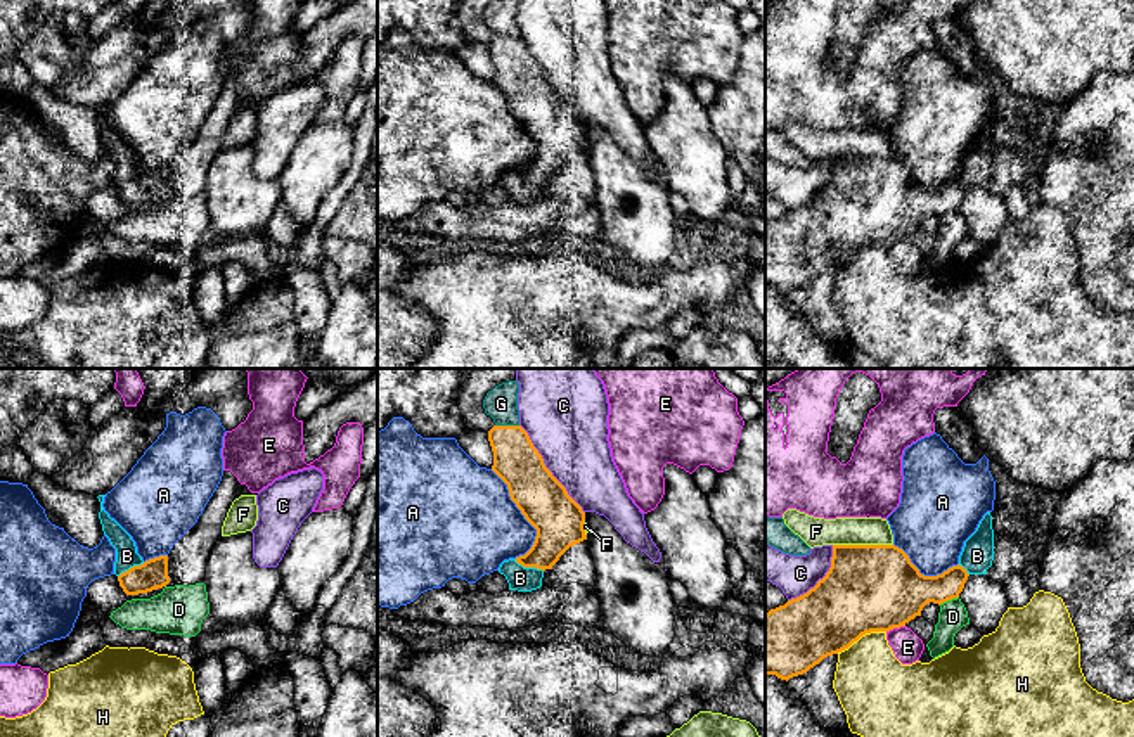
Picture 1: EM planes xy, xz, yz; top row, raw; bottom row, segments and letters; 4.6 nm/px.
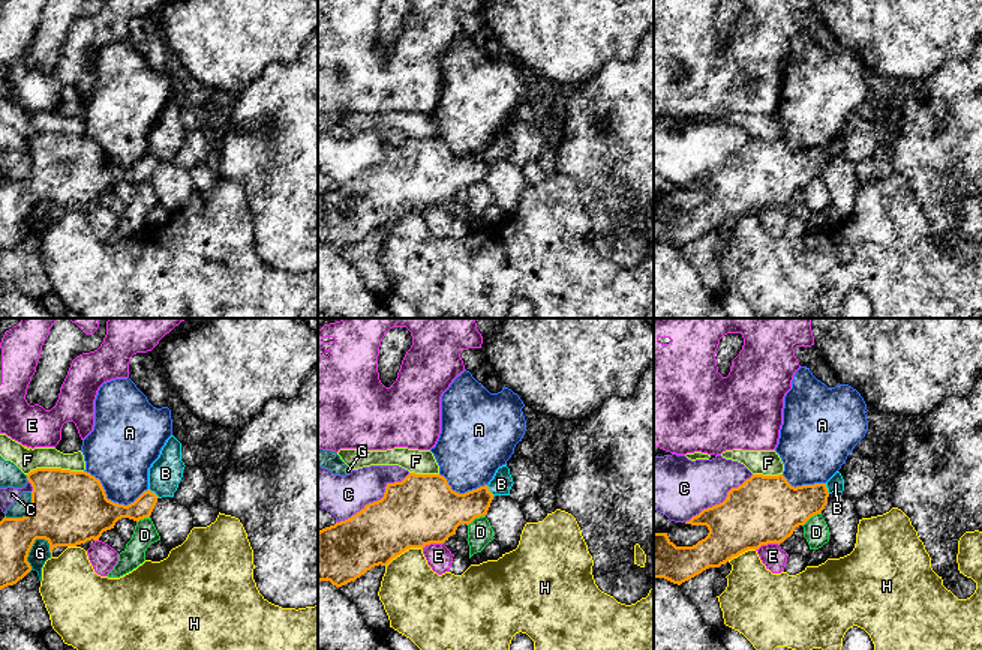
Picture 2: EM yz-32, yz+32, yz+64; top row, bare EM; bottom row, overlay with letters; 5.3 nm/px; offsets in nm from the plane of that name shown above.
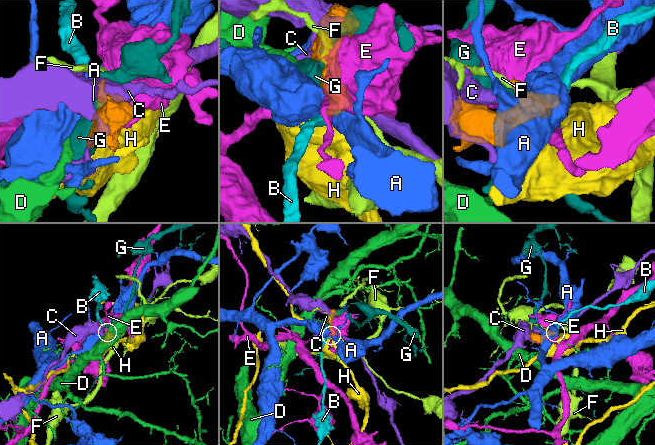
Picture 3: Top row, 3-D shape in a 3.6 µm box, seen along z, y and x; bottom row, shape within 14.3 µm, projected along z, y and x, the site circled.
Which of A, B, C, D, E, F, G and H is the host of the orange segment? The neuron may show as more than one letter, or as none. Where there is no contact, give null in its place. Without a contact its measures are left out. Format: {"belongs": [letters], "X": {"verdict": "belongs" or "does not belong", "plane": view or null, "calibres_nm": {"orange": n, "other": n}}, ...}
{"belongs": ["B"], "A": {"verdict": "does not belong", "plane": "xz", "calibres_nm": {"orange": 240, "other": 460}}, "B": {"verdict": "belongs", "plane": "xz", "calibres_nm": {"orange": 220, "other": 120}}, "C": {"verdict": "does not belong", "plane": "xz", "calibres_nm": {"orange": 240, "other": 360}}, "D": {"verdict": "does not belong", "plane": "yz", "calibres_nm": {"orange": 300, "other": 140}}, "E": {"verdict": "does not belong", "plane": "yz", "calibres_nm": {"orange": 400, "other": 140}}, "F": {"verdict": "does not belong", "plane": "yz", "calibres_nm": {"orange": 400, "other": 140}}, "G": {"verdict": "does not belong", "plane": "xz", "calibres_nm": {"orange": 220, "other": 160}}, "H": {"verdict": "does not belong", "plane": "yz", "calibres_nm": {"orange": 400, "other": 340}}}

